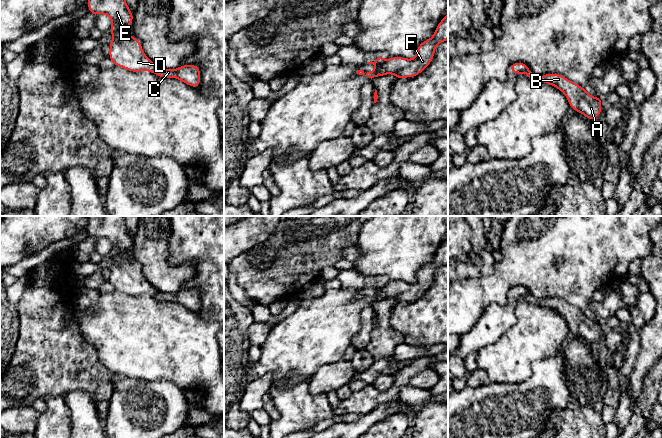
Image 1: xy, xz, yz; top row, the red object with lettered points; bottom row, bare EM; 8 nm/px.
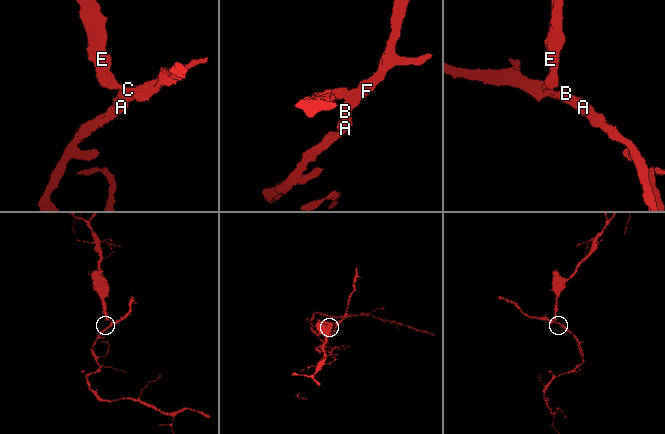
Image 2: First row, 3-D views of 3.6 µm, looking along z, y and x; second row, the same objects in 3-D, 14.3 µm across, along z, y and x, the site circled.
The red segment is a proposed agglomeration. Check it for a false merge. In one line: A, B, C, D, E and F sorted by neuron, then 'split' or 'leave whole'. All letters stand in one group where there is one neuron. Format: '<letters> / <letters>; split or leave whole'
A B C F / D E; split

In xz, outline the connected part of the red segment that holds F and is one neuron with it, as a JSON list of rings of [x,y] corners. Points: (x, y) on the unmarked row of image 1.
[[[448,237],[437,249],[434,259],[423,265],[416,273],[414,283],[404,281],[390,281],[378,294],[376,301],[394,298],[399,302],[415,301],[419,299],[432,285],[436,270],[443,265],[448,265]]]

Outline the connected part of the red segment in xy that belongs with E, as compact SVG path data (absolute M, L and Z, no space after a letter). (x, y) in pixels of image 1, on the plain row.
M88 216L89 222L87 225L88 233L91 238L100 239L106 238L112 244L112 249L109 258L114 260L110 265L108 281L115 290L122 291L131 296L149 295L155 297L158 293L144 277L140 265L129 259L127 252L133 247L133 238L127 230L124 216Z

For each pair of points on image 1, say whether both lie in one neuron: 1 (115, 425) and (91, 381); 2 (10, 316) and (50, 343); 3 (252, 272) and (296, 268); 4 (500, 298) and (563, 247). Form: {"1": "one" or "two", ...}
{"1": "two", "2": "two", "3": "one", "4": "one"}

